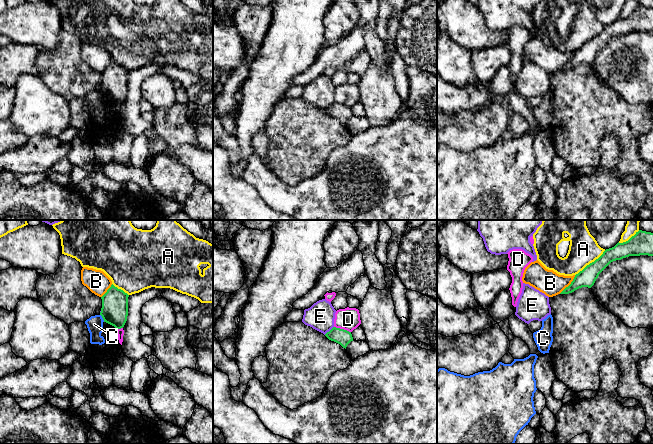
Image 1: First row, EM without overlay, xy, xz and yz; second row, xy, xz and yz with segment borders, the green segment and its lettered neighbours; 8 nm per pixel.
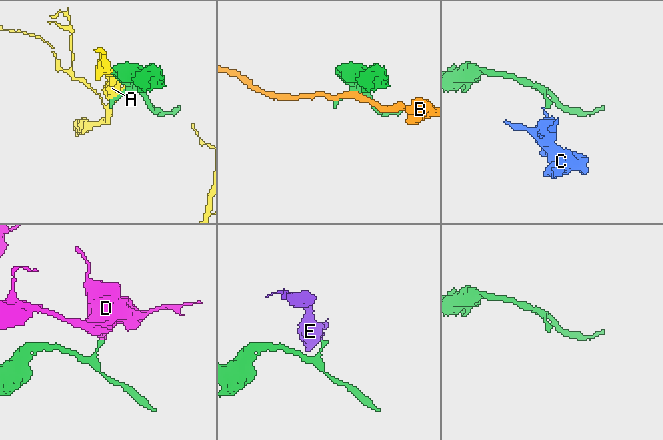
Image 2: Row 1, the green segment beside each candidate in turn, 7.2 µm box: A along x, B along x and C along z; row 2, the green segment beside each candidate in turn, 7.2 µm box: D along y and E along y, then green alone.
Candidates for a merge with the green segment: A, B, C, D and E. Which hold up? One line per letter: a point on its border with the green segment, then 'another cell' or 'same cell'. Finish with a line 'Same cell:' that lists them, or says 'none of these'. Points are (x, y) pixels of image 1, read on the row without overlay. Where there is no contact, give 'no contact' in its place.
A: meets green in yz at (590, 39); another cell
B: meets green in yz at (569, 61); another cell
C: meets green in xy at (102, 93); another cell
D: meets green in xz at (342, 105); another cell
E: meets green in xz at (329, 107); another cell
Same cell: none of these

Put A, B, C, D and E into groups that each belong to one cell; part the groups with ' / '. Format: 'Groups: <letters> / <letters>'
Groups: A / B / C / D / E

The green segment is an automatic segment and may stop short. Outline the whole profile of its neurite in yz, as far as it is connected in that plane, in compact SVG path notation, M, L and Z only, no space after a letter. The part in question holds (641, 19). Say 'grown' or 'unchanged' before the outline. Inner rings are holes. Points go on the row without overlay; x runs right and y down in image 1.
unchanged; M639 6L628 17L618 18L614 23L606 25L598 35L576 50L571 60L560 70L569 70L582 63L591 64L611 38L640 31L653 32L653 9Z

